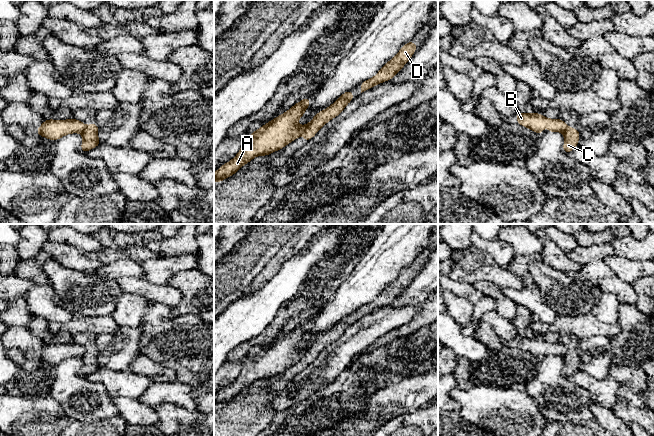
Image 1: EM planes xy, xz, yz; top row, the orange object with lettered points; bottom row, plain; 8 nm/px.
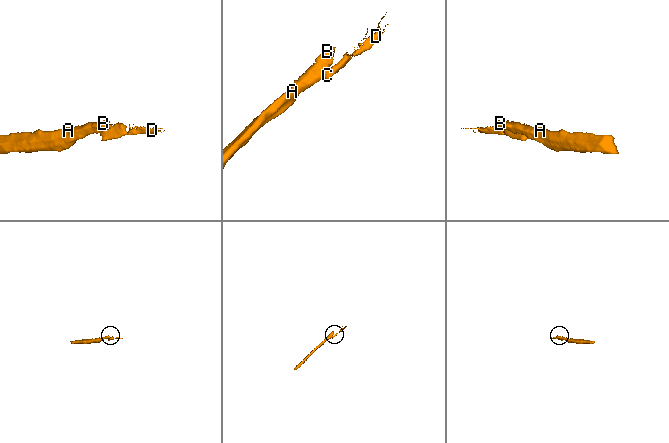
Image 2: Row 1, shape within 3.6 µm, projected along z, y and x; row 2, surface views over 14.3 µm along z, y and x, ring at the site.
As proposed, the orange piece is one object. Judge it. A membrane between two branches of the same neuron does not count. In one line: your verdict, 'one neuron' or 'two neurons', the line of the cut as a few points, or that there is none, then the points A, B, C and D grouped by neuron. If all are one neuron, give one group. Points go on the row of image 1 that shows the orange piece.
two neurons; cut xz (307, 124), (300, 134); groups A B / C D

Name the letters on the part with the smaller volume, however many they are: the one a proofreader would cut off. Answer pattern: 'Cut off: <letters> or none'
Cut off: C, D

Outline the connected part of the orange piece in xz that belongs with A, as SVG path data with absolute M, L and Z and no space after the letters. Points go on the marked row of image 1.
M310 97L301 100L282 115L252 132L250 140L242 144L237 155L217 169L214 181L219 184L234 175L254 157L269 155L297 139L307 127L307 124L299 126L297 122L308 108L310 101Z

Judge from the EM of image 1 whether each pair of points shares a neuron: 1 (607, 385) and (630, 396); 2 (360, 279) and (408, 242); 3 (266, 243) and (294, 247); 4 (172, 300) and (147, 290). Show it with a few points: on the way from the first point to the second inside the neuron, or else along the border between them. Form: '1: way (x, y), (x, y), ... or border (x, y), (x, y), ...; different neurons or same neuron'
1: border (620, 386), (616, 392), (616, 400), (610, 408); different neurons
2: way (372, 272), (396, 248); same neuron
3: border (296, 234), (267, 262); different neurons
4: way (166, 294), (153, 292); same neuron

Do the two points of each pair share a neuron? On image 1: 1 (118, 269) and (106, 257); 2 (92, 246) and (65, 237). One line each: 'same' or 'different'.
1: different
2: same

